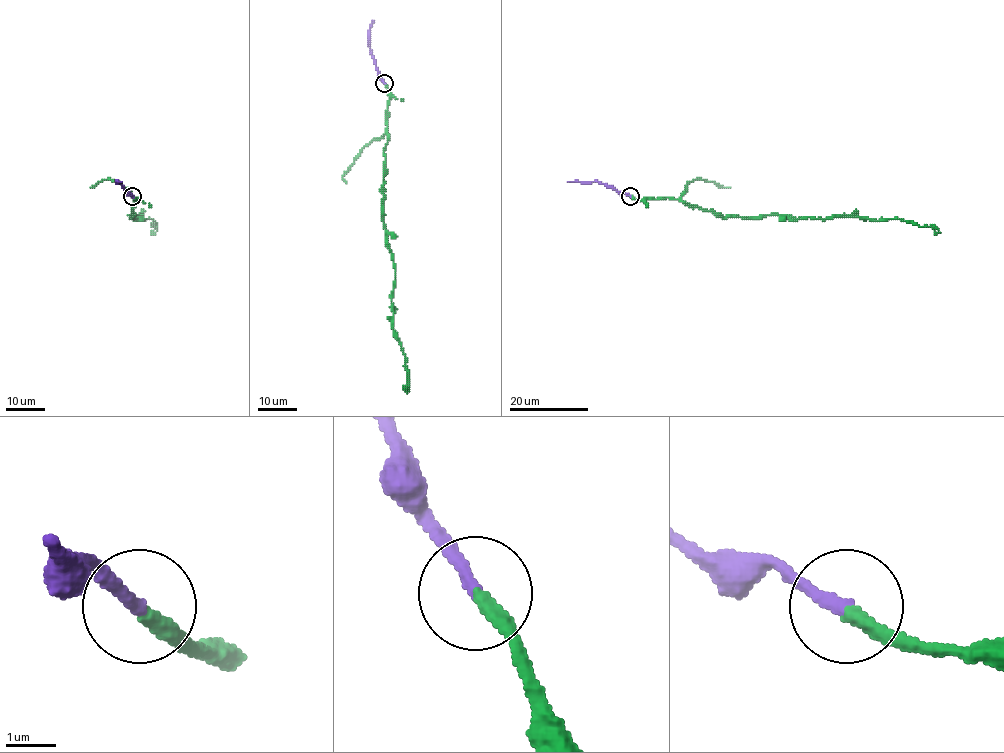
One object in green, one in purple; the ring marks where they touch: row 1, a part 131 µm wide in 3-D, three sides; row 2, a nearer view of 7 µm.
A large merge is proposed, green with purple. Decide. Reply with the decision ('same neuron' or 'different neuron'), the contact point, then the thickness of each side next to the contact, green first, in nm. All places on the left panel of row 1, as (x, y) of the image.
same neuron; at (132, 196); 320 nm thick on the green side, 260 nm on the other

